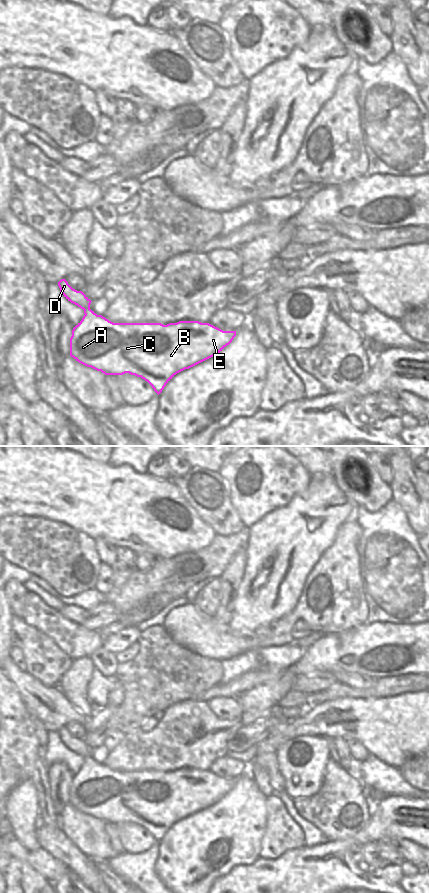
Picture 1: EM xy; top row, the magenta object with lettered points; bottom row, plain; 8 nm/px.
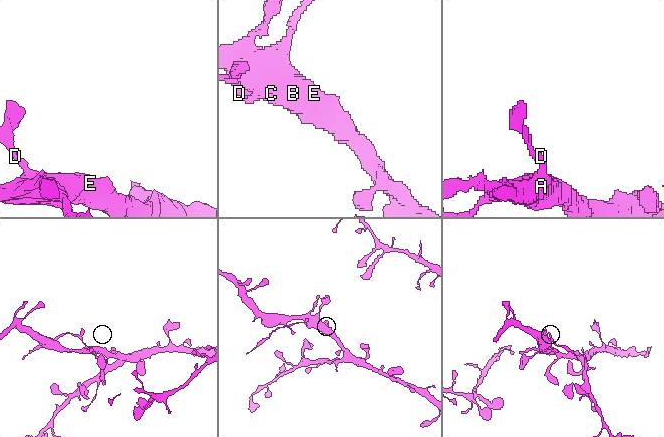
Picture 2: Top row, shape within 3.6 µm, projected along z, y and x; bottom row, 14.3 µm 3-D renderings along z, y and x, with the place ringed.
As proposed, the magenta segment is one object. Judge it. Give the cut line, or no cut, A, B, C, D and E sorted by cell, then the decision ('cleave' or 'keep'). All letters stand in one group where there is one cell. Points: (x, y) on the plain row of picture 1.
cut in xy along (89, 756), (85, 762); A B C E / D; cleave

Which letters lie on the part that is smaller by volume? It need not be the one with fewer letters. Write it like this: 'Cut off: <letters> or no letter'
Cut off: D

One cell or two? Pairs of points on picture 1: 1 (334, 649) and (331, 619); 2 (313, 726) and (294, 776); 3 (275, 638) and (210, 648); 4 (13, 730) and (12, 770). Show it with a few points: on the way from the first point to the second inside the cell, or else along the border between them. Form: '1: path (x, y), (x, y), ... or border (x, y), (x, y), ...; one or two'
1: border (355, 626), (327, 634); two
2: border (327, 738), (303, 735), (287, 741); two
3: path (259, 642), (226, 643); one
4: path (12, 740), (12, 760); one

